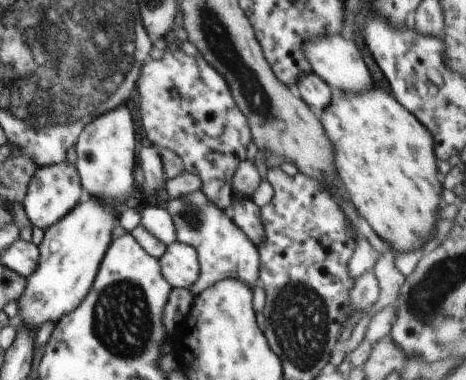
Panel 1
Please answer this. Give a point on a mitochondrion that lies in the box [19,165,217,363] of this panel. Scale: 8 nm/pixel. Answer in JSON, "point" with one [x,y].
{"point":[191,212]}

